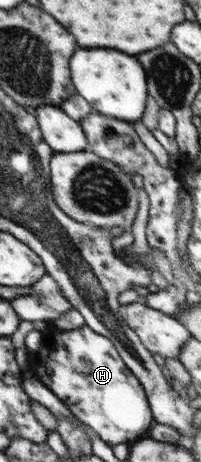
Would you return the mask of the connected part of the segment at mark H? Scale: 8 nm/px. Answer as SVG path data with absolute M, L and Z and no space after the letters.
M86 325L72 331L50 326L43 333L42 347L31 355L36 359L35 376L40 382L108 445L130 444L141 439L136 433L150 429L154 419L147 393L110 338Z

